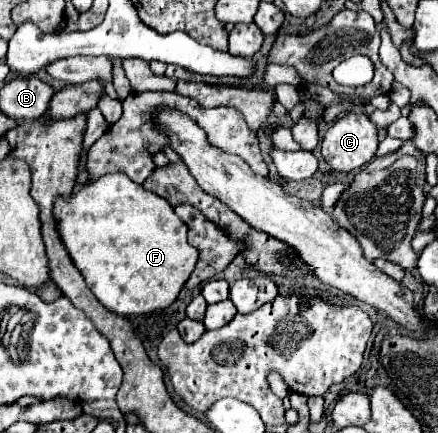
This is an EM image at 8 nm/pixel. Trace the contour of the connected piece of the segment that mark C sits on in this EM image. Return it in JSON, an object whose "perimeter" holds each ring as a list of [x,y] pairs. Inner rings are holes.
{"perimeter":[[[346,113],[334,121],[322,139],[322,157],[334,171],[354,171],[372,161],[378,149],[378,129],[366,113]]]}

